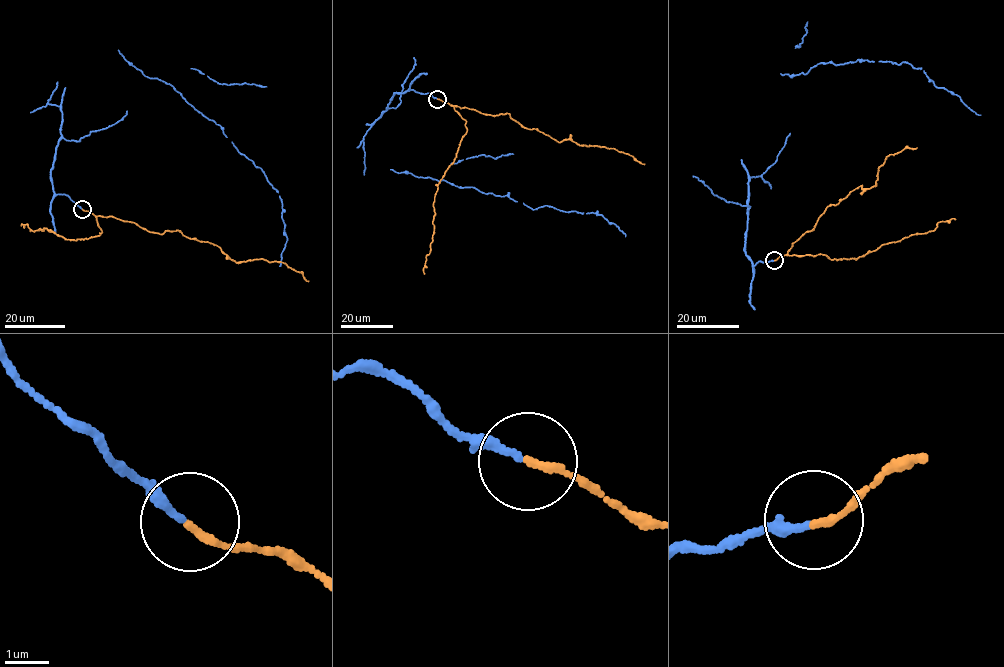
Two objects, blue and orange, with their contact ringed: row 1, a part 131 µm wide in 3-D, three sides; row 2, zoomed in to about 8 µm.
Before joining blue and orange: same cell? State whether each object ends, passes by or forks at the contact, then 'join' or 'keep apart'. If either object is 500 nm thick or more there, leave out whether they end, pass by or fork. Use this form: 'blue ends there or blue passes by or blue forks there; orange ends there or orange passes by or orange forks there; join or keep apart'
blue ends there; orange ends there; join

